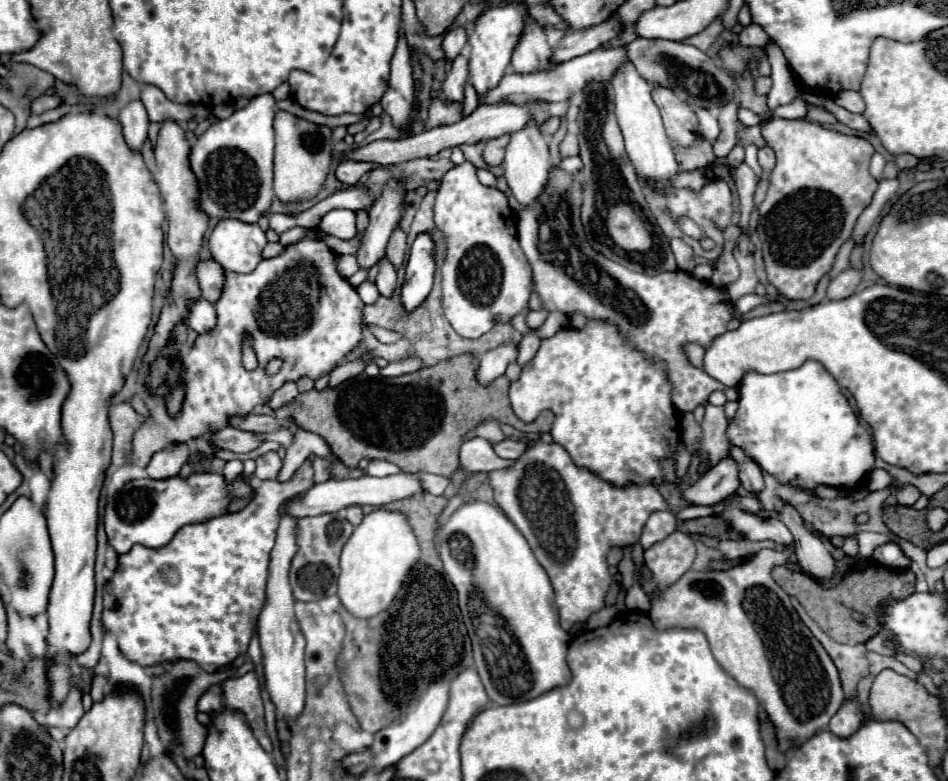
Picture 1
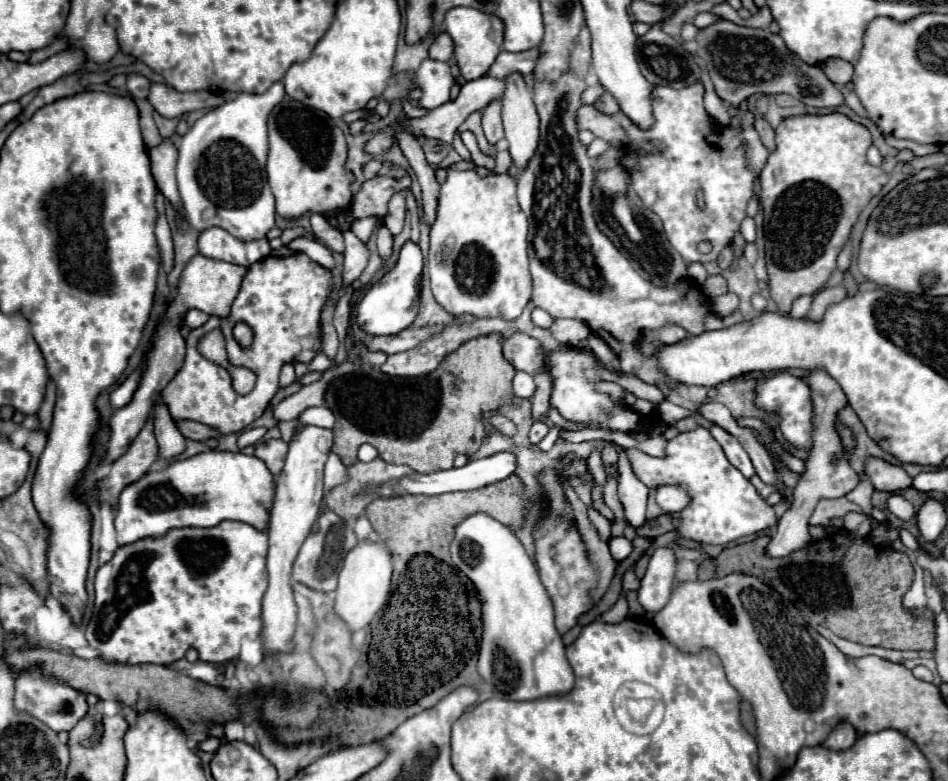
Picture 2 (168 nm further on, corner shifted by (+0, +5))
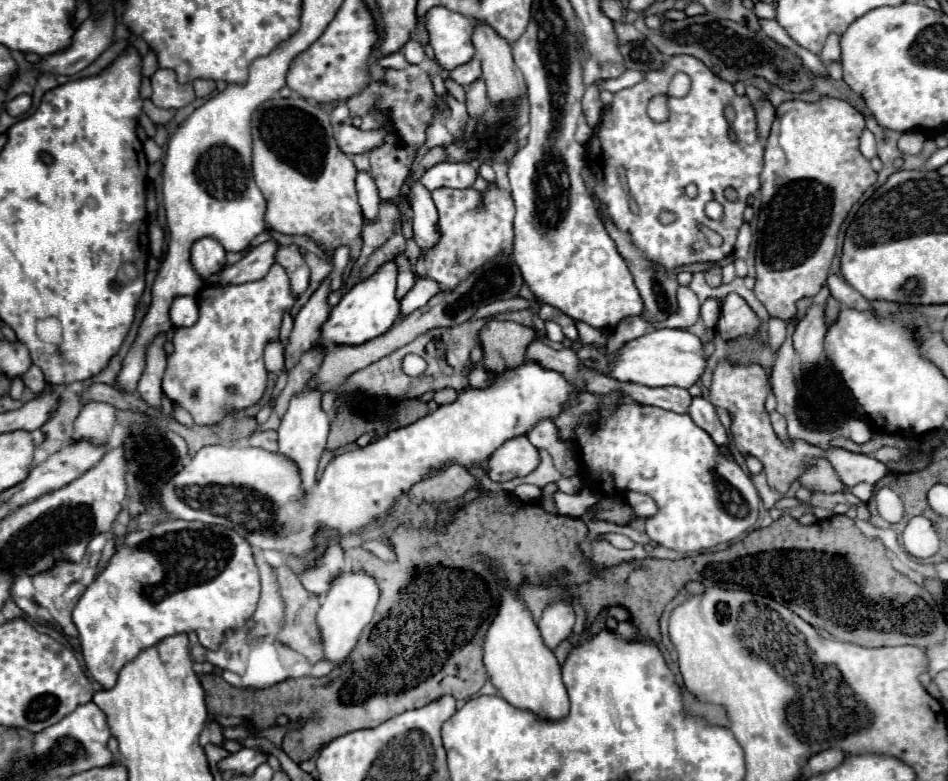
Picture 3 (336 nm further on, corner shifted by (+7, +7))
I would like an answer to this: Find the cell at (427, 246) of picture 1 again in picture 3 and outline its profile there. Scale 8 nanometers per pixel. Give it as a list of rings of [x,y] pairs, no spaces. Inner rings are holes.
[[[392,260],[384,262],[370,278],[358,282],[348,290],[340,304],[332,308],[328,322],[322,326],[322,336],[316,342],[318,346],[330,348],[332,344],[364,344],[384,332],[400,318],[400,300],[396,300],[396,264]]]

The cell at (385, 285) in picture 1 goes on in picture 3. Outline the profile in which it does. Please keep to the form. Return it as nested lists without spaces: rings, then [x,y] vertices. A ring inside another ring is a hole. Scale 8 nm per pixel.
[[[358,172],[356,178],[356,190],[358,190],[358,202],[362,206],[364,218],[368,222],[376,222],[378,218],[378,208],[380,208],[380,198],[378,198],[378,188],[368,172]]]

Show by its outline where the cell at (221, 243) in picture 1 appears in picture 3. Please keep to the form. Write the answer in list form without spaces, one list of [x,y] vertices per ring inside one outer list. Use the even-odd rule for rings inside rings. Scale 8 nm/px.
[[[200,238],[192,246],[190,260],[200,278],[206,278],[226,264],[226,250],[216,238]]]

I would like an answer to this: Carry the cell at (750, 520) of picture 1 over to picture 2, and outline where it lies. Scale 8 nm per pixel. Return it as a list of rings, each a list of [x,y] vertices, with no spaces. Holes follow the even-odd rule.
[[[703,426],[679,432],[675,438],[667,440],[663,458],[649,456],[637,448],[627,448],[625,452],[635,476],[645,486],[657,488],[675,484],[689,494],[687,508],[677,514],[677,532],[681,538],[695,540],[699,544],[729,544],[777,524],[773,508],[761,498],[755,486],[735,466],[731,466],[723,448]]]

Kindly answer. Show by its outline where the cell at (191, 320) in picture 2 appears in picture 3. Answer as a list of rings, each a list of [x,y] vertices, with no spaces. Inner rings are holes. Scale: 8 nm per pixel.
[[[178,296],[178,298],[174,298],[174,302],[170,306],[170,320],[172,320],[174,328],[196,324],[198,314],[200,314],[200,310],[198,310],[194,296]]]

